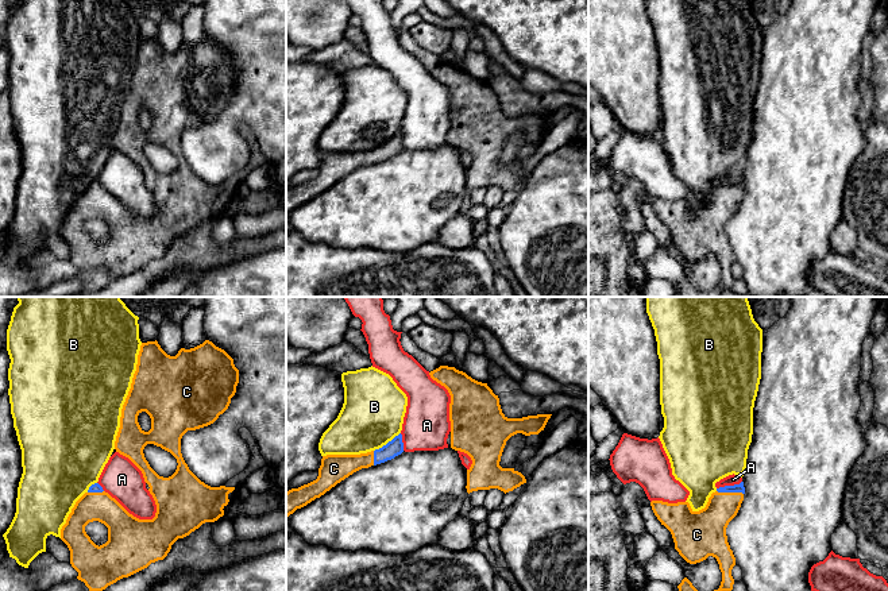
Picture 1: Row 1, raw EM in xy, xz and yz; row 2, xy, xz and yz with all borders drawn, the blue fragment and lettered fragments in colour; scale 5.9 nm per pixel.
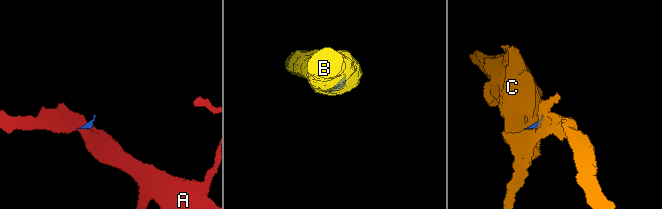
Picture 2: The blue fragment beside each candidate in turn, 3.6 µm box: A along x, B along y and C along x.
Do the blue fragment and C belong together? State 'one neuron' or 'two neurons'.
one neuron

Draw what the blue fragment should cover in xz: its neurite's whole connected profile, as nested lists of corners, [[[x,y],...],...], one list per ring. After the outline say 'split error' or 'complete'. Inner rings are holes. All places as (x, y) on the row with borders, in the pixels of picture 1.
[[[399,433],[382,448],[367,453],[323,456],[317,479],[286,492],[286,518],[297,509],[324,495],[354,472],[391,460],[402,452],[404,443]]] | split error

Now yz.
[[[744,482],[719,487],[699,511],[694,511],[688,502],[650,502],[655,515],[671,532],[675,549],[687,563],[696,564],[709,556],[717,559],[722,582],[714,591],[733,590],[736,557],[727,542],[726,528],[737,515],[744,494]]] | split error

